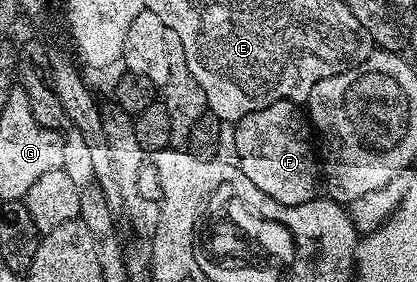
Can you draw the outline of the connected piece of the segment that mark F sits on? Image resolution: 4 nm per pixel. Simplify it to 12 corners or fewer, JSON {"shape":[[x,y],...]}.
{"shape":[[273,101],[235,123],[237,166],[281,205],[316,198],[304,108]]}

